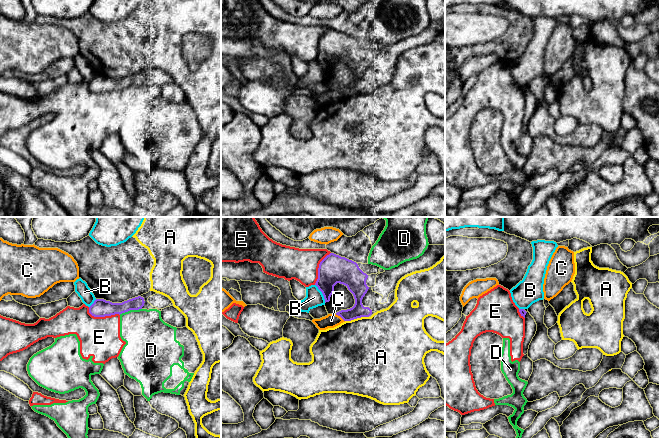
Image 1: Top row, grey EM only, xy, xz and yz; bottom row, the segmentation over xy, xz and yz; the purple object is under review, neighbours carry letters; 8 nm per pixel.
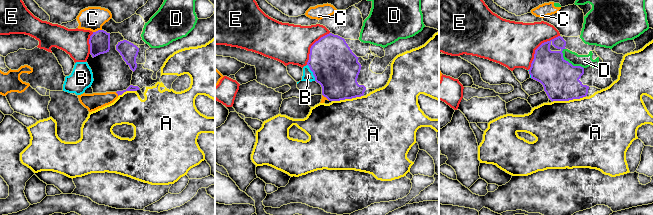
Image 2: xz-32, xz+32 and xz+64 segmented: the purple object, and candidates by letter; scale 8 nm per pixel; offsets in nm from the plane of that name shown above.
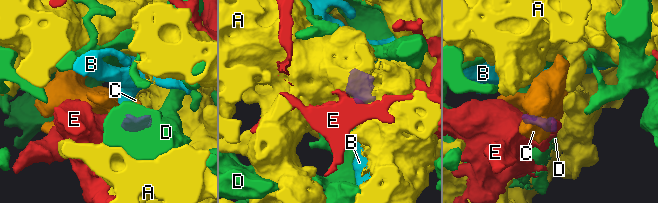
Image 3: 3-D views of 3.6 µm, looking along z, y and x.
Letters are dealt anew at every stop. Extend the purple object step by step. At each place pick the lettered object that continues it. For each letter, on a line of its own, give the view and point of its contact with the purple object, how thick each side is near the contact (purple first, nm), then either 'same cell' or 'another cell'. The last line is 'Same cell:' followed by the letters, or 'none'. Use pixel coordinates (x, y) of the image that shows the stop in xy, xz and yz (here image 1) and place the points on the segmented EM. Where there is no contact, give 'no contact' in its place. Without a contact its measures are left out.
A: contact xz (356, 318); calibres 140 and 500 nm; another cell
B: contact xz (322, 293); calibres 240 and 140 nm; another cell
C: contact xz (340, 316); calibres 110 and 110 nm; another cell
D: contact xy (130, 309); calibres 140 and 360 nm; another cell
E: contact xy (102, 316); calibres 140 and 320 nm; another cell
Same cell: none

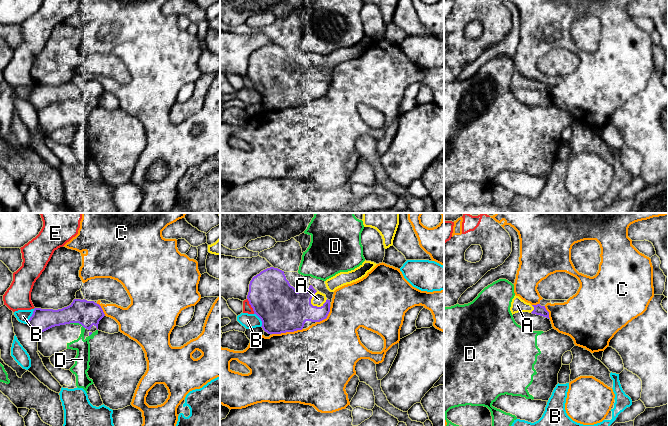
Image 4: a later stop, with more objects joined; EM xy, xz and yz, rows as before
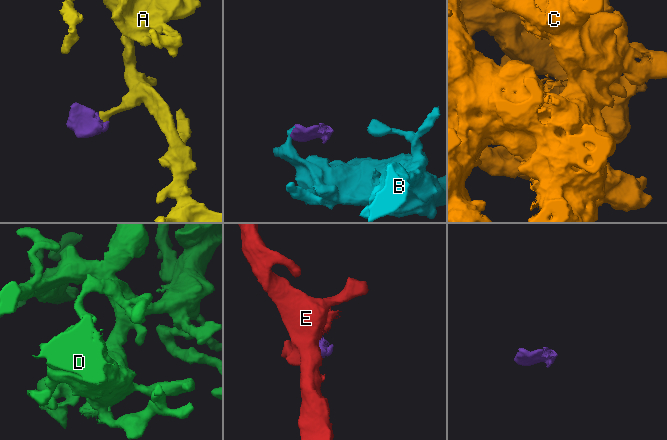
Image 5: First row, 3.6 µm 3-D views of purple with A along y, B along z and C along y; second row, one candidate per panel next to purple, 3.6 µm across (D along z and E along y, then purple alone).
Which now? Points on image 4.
A: contact xz (318, 307); calibres 340 and 110 nm; same cell
B: contact xy (31, 316); calibres 180 and 100 nm; another cell
C: contact xz (287, 331); calibres 380 and 480 nm; another cell
D: contact xy (77, 322); calibres 200 and 120 nm; another cell
E: contact xz (251, 306); calibres 380 and 70 nm; another cell
Same cell: A

